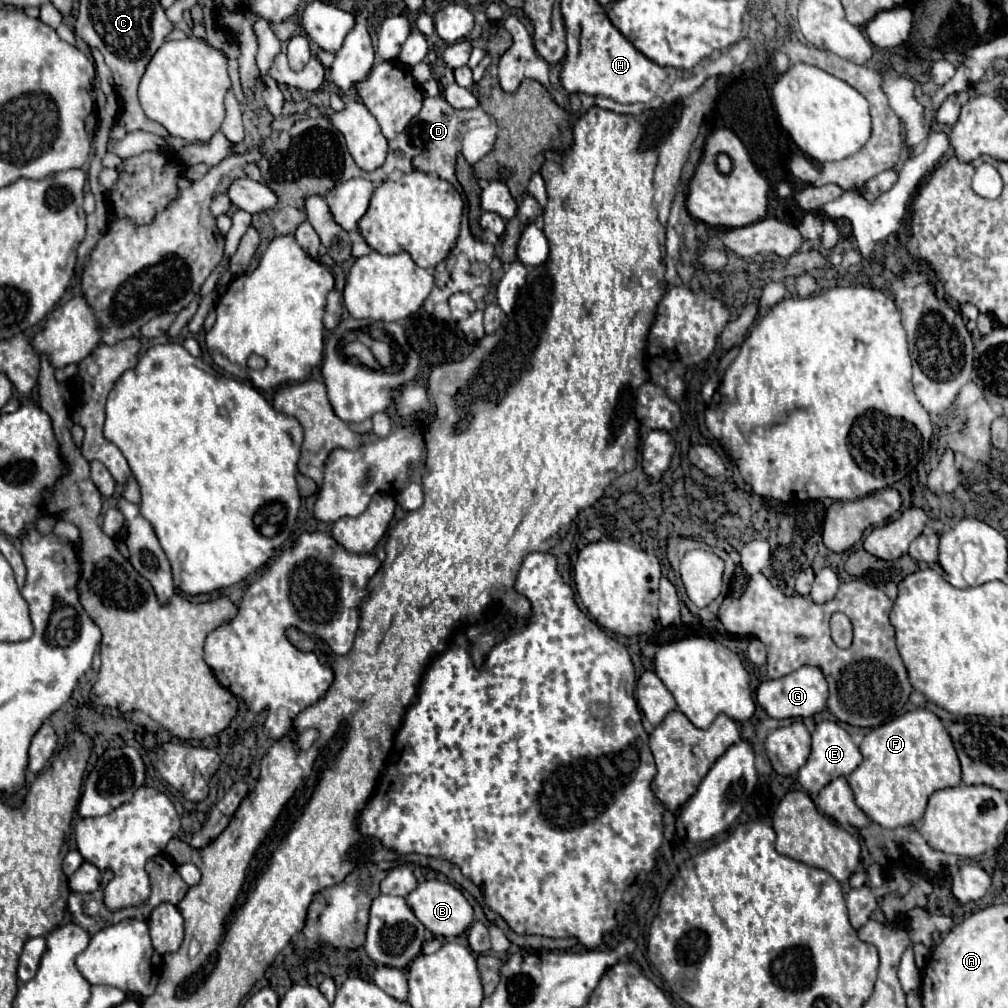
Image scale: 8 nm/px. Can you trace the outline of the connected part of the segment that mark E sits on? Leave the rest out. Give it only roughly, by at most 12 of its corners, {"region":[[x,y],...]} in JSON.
{"region":[[835,721],[813,731],[799,783],[817,793],[863,757]]}

